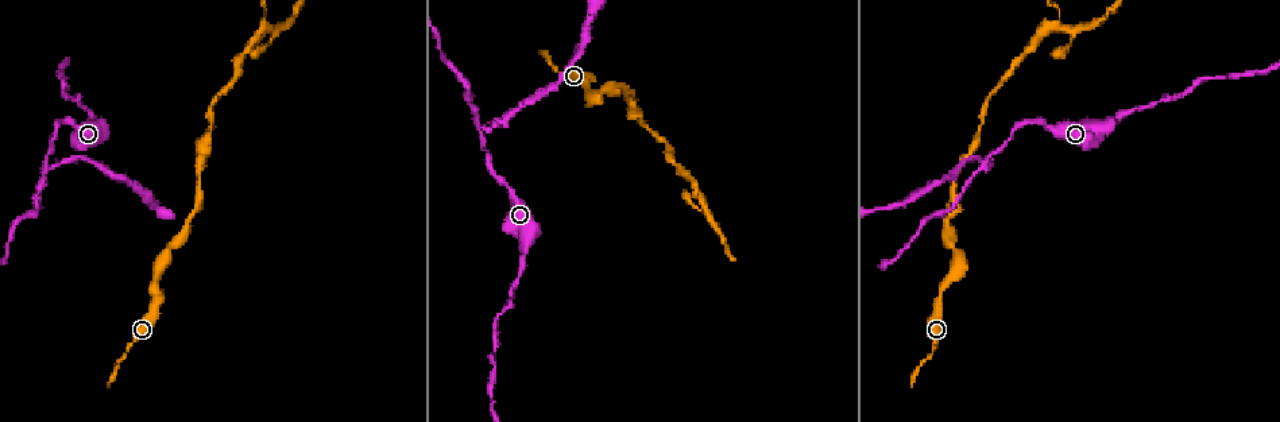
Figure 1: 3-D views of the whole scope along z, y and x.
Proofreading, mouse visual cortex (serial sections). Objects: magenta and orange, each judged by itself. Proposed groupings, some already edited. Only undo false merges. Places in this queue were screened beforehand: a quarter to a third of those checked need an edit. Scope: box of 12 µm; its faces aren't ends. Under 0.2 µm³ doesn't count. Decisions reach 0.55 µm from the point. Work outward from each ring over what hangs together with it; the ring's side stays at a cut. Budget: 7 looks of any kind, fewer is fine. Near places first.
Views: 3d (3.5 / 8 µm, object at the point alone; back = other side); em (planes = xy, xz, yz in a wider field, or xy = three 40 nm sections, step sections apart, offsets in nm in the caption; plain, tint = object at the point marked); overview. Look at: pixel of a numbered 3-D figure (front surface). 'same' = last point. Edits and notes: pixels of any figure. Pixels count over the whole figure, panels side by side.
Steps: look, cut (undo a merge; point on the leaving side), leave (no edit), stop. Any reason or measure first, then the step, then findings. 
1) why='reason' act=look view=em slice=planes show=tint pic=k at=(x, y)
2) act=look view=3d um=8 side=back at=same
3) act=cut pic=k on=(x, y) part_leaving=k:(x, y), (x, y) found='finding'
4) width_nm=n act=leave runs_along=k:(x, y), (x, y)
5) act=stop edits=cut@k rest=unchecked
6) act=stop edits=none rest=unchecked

why='narrows sharply' act=look view=3d um=3.5 pic=1 at=(46, 159)

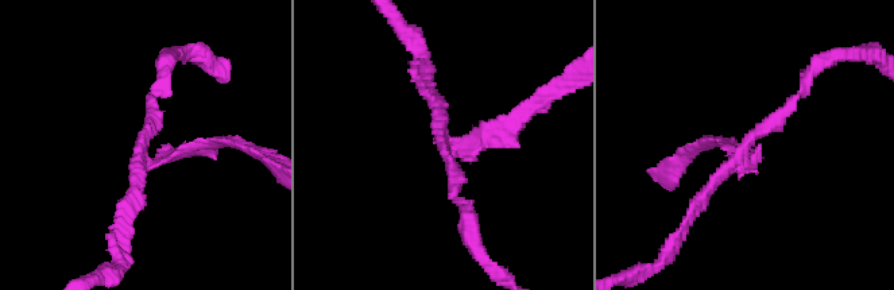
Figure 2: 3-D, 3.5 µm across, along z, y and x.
arms=3 arm_widths_nm=150,150,150 act=look view=em slice=planes show=tint pic=2 at=(443, 147)

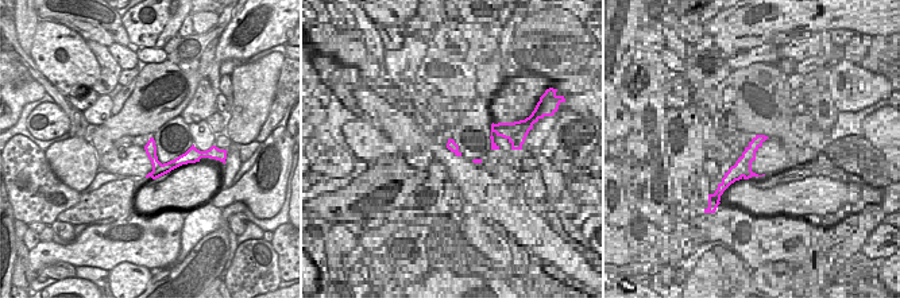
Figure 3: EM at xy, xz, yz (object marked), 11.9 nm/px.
act=cut pic=2 on=(196, 151) part_leaving=2:(150, 162), (208, 142), (250, 146) found='a second cell is stuck on'

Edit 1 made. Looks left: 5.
why='a narrow waist' act=look view=3d um=3.5 pic=1 at=(942, 294)

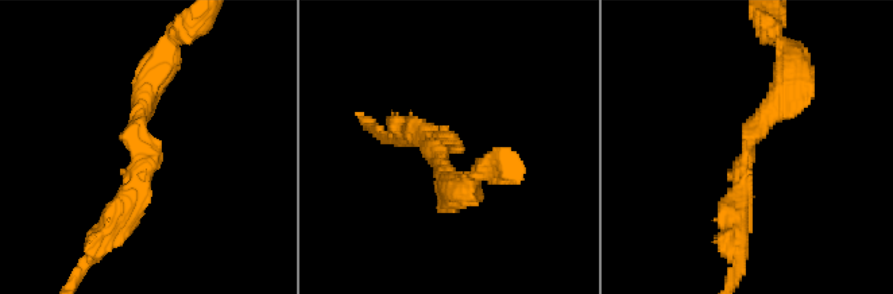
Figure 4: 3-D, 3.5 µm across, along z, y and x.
act=leave runs_along=4:(737, 228), (750, 136), (792, 70) found='continuous, no second cell'

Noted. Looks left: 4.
why='a fork' act=look view=3d um=8 side=back pic=1 at=(1056, 26)

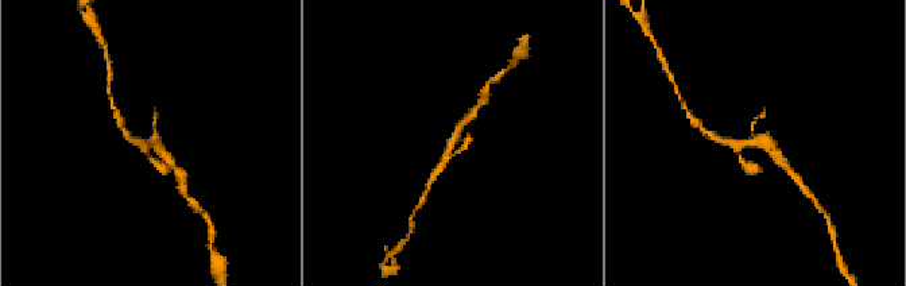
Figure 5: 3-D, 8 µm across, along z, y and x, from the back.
why='closer look' act=look view=3d um=3.5 side=back pic=5 at=(154, 141)

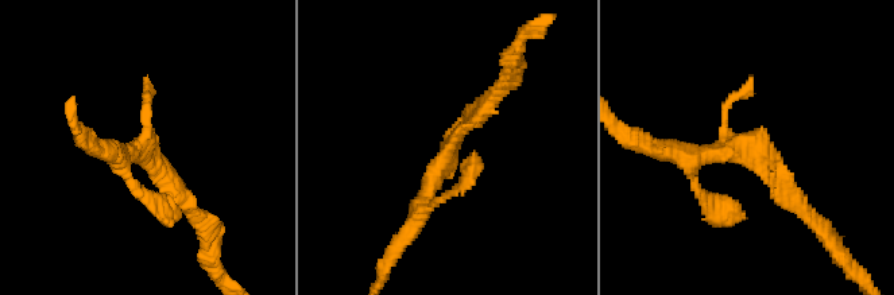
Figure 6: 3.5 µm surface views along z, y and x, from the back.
act=leave runs_along=6:(486, 109), (453, 136), (407, 236) found='one cell here'

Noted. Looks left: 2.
act=stop edits=cut@2 rest=unchecked

